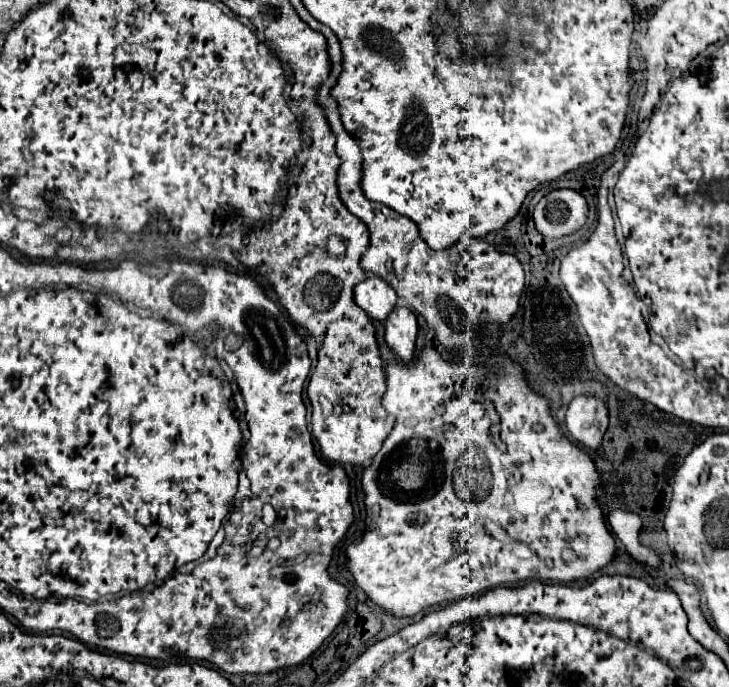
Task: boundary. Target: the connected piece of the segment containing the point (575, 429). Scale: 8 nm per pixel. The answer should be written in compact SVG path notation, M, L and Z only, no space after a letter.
M593 395L575 397L569 403L565 415L569 435L593 451L597 451L601 443L601 437L607 429L607 421L609 421L607 405Z

